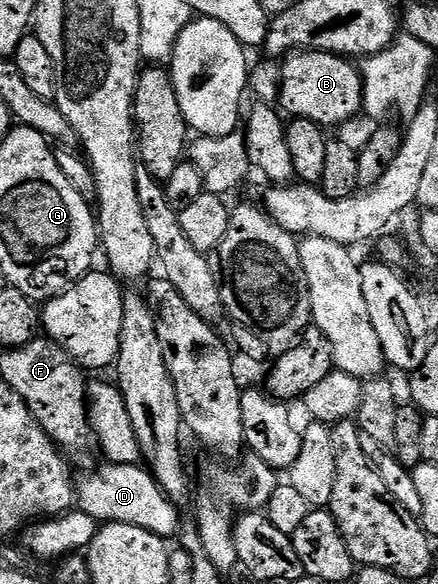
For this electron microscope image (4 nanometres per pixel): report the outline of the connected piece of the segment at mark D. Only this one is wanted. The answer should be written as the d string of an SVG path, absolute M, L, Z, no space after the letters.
M105 462L104 467L92 471L89 475L79 476L76 483L76 503L79 510L94 517L98 524L121 523L122 525L138 525L150 533L160 535L165 541L171 535L179 536L182 531L180 523L181 508L158 485L152 472L143 466L131 463Z

